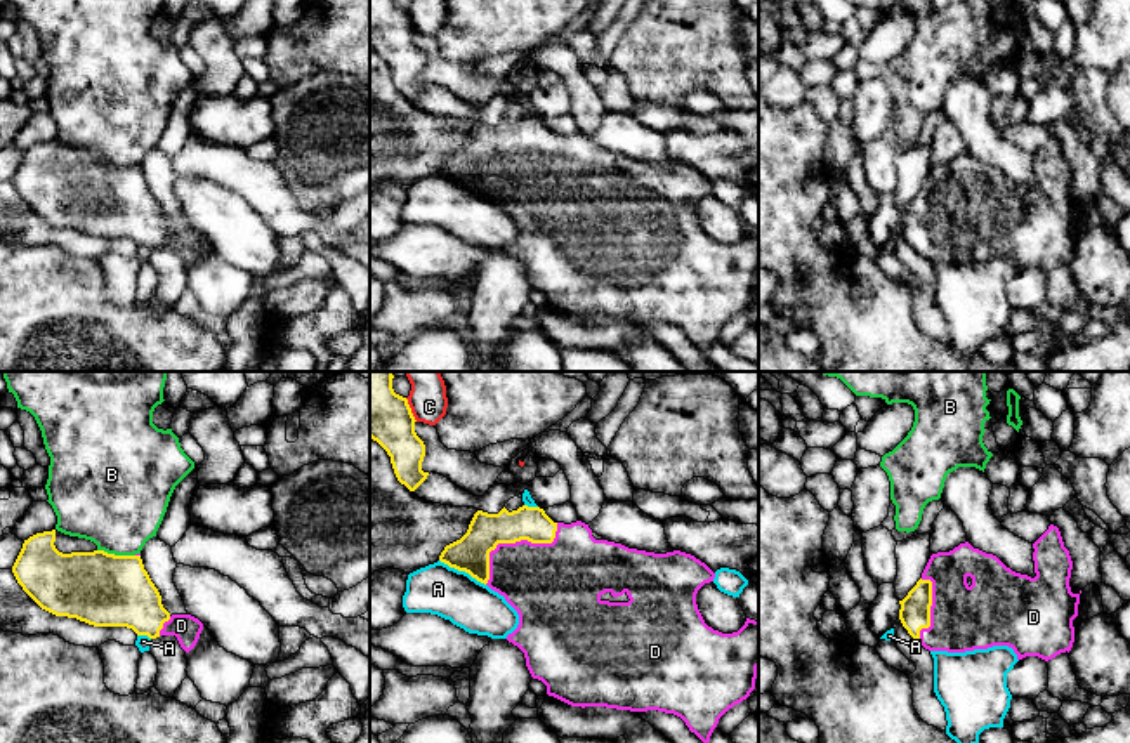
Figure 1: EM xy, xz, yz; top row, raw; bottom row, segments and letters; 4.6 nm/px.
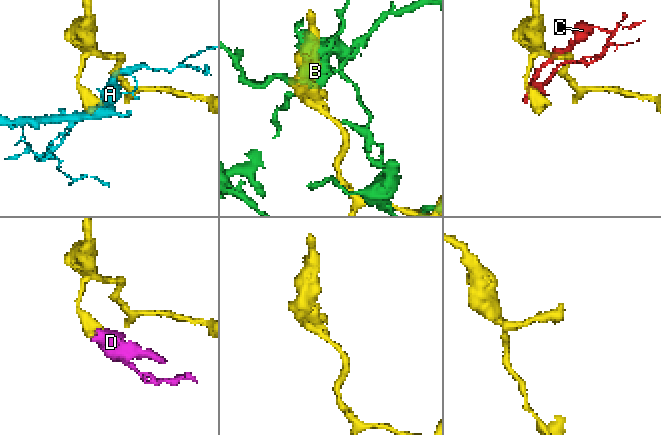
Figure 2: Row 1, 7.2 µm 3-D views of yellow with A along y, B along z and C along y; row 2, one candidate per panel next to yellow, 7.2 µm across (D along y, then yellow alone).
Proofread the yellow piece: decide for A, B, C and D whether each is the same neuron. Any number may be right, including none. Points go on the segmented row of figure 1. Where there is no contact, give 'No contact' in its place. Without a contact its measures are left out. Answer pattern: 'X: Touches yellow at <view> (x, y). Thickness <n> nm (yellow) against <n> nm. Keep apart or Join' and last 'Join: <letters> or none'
A: Touches yellow at xz (462, 570). Thickness 170 nm (yellow) against 240 nm. Keep apart
B: Touches yellow at xy (117, 556). Thickness 340 nm (yellow) against 440 nm. Keep apart
C: Touches yellow at xz (410, 410). Thickness 280 nm (yellow) against 180 nm. Keep apart
D: Touches yellow at xz (514, 542). Thickness 170 nm (yellow) against 380 nm. Join
Join: D

